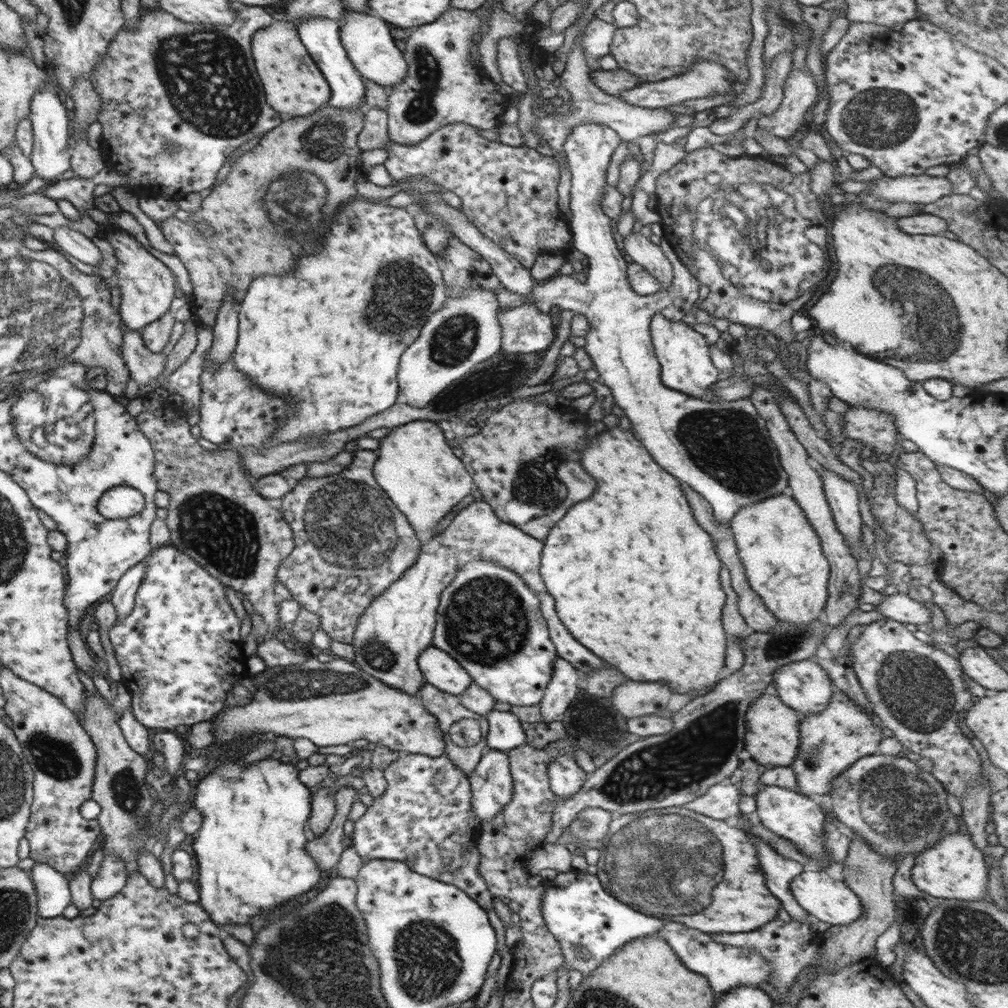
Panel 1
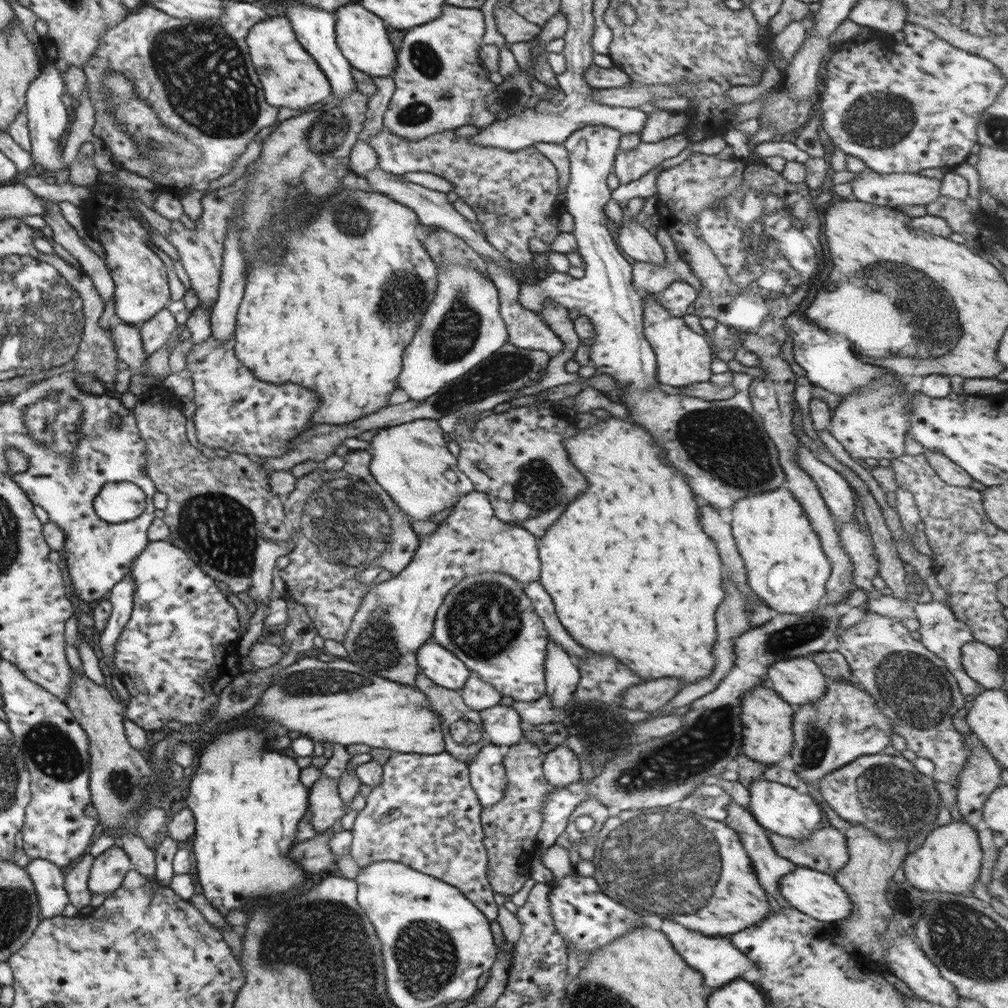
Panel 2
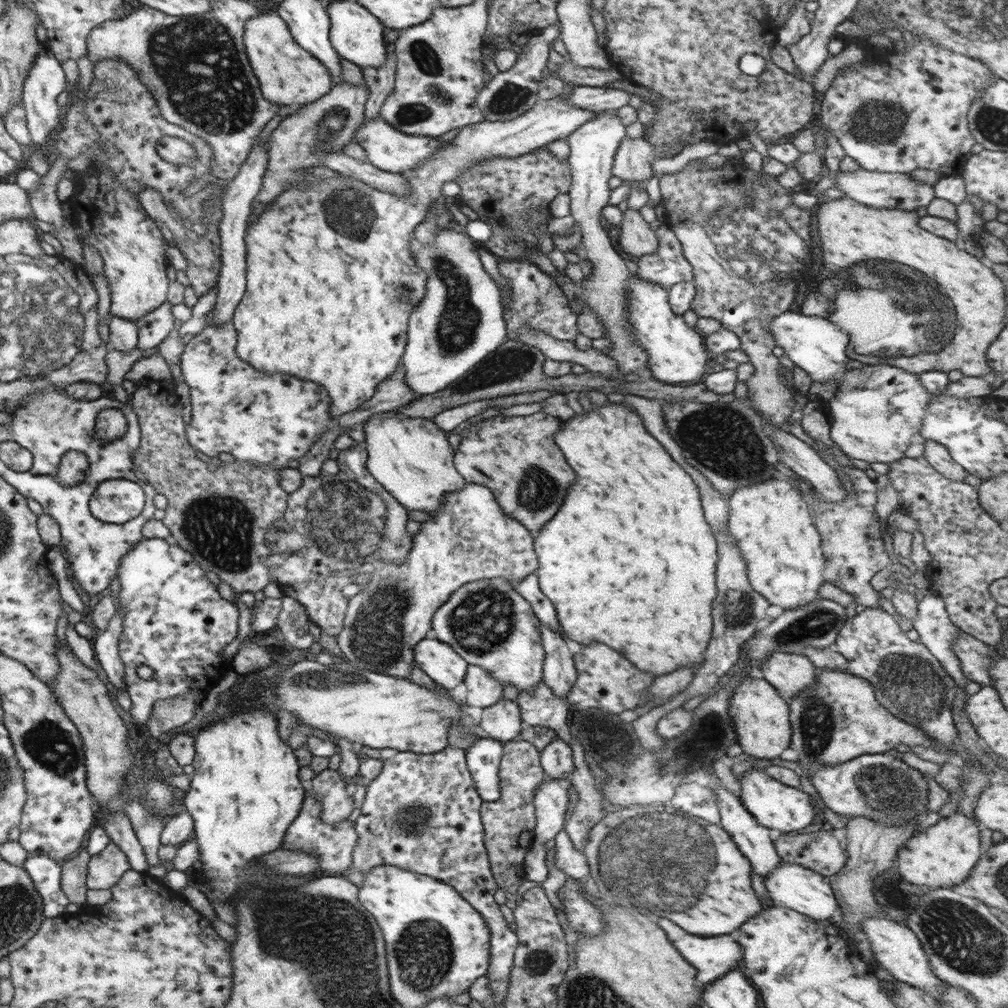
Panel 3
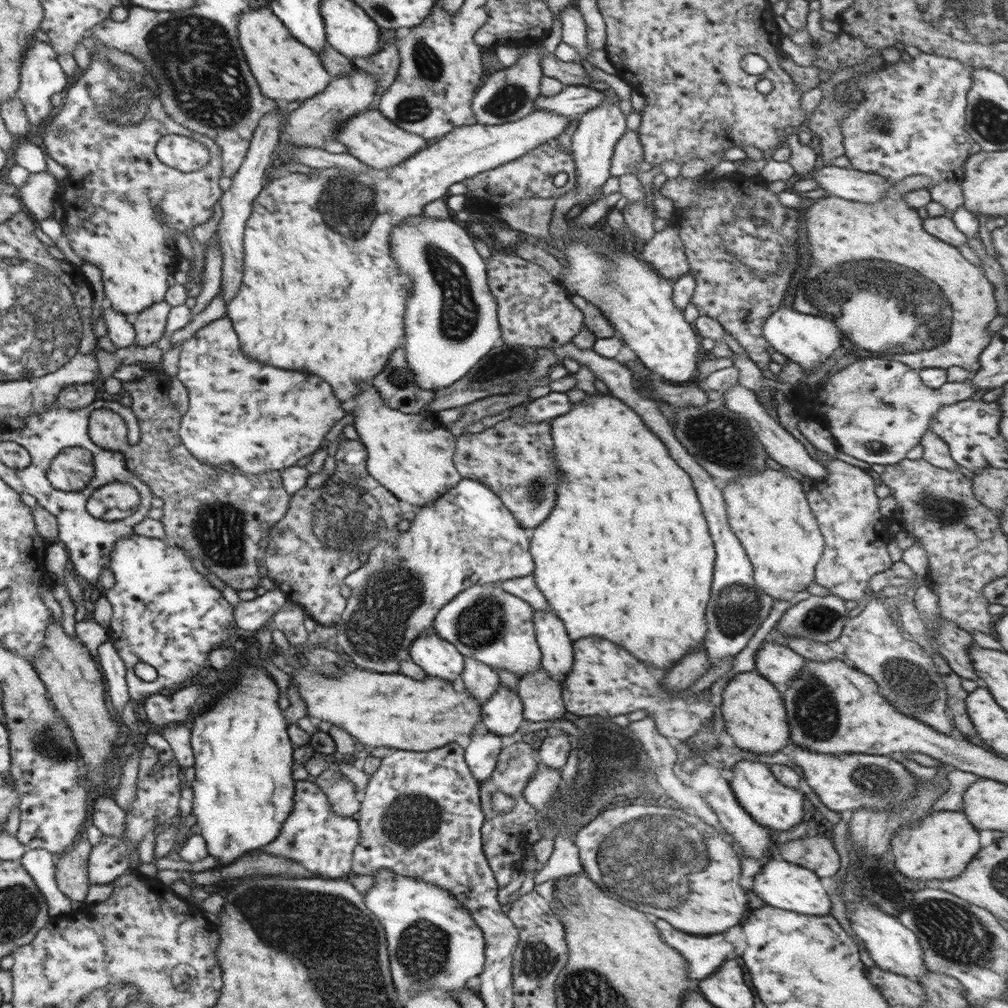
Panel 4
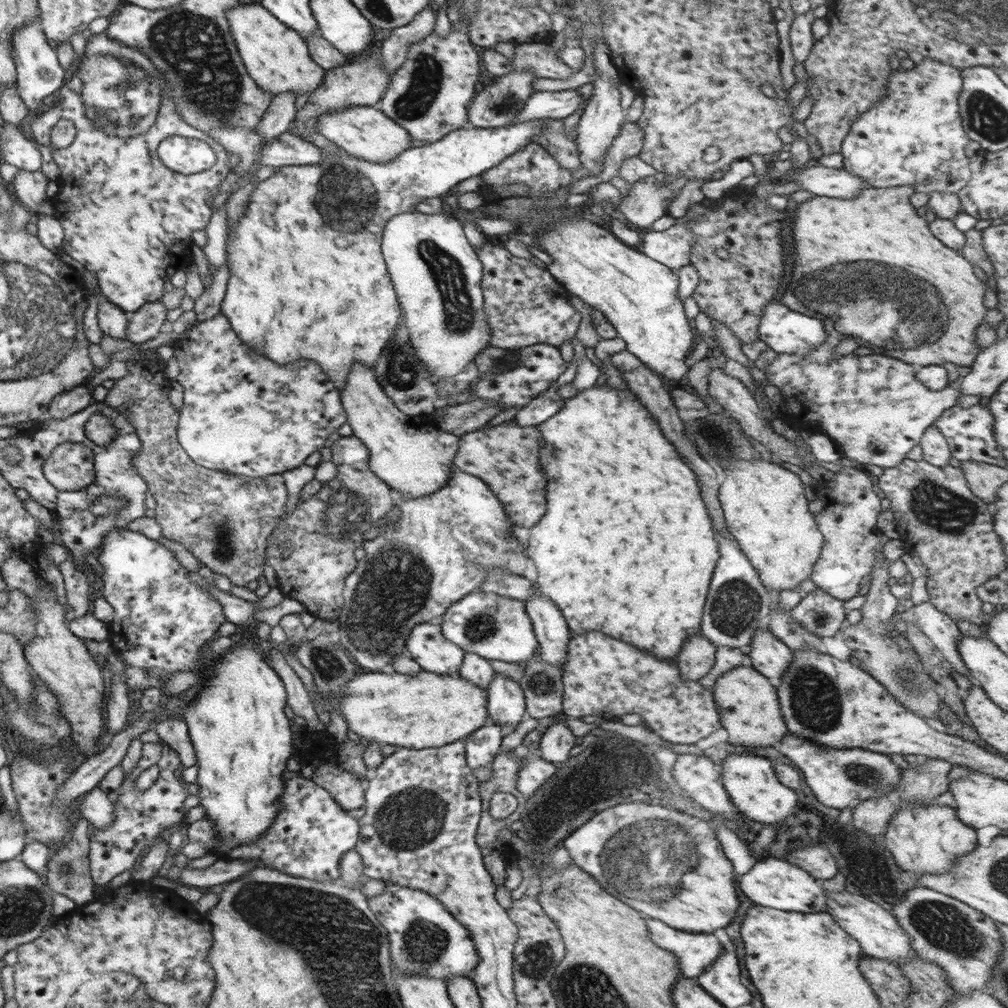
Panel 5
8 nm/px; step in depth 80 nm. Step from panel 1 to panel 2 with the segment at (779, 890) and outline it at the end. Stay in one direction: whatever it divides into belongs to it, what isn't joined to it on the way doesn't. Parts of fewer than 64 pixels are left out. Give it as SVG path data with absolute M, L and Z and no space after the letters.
M732 801L730 802L730 806L728 806L727 816L723 821L728 825L728 828L732 828L732 830L738 833L744 850L748 853L748 856L754 864L754 868L756 868L756 872L758 872L758 874L756 874L756 876L758 876L758 882L764 886L764 890L768 890L774 898L778 898L778 900L782 902L783 907L793 907L787 900L784 900L780 892L778 892L778 880L781 881L785 874L792 872L798 866L790 859L784 858L775 851L767 835L767 829L753 818L753 815L748 809L744 809Z

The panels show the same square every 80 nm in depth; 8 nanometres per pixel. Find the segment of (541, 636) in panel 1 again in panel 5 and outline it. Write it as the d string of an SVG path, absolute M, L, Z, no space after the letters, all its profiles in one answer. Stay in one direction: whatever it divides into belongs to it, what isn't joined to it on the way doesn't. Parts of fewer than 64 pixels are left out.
M474 590L452 604L442 617L441 629L445 639L462 647L465 653L474 653L486 661L528 664L538 651L538 641L524 601Z

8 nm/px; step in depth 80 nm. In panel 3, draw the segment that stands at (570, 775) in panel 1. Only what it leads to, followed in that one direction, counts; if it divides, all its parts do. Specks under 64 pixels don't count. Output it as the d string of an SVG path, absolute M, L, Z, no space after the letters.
M560 738L552 739L540 753L541 767L550 779L566 779L575 769L573 750Z

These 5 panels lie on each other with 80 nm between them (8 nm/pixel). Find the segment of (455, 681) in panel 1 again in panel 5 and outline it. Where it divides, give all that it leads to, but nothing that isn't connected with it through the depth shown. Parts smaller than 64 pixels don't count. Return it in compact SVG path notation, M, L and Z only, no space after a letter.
M416 624L406 641L406 653L423 670L456 675L465 656L462 647L445 639L441 624Z

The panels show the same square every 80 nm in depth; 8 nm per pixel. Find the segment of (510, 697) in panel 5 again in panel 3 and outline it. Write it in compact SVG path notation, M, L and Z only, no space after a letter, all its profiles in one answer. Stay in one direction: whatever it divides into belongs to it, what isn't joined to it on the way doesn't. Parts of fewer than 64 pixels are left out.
M502 696L497 703L482 711L480 727L490 738L500 742L513 741L521 733L521 712L517 701Z

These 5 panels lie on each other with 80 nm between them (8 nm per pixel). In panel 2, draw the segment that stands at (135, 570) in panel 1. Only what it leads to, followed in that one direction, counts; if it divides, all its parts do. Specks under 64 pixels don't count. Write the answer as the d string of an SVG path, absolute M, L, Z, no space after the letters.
M129 574L121 582L118 582L110 592L109 602L113 604L113 611L99 639L100 650L102 650L107 663L115 661L116 641L131 617L134 603L132 594L134 594L134 581Z

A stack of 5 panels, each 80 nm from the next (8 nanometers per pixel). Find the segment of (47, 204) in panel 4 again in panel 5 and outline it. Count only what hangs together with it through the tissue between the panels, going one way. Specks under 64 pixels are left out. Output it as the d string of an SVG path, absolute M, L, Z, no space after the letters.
M19 169L16 178L13 178L11 189L34 216L40 216L40 204L44 200L50 200L46 194L49 182L42 171L30 172Z

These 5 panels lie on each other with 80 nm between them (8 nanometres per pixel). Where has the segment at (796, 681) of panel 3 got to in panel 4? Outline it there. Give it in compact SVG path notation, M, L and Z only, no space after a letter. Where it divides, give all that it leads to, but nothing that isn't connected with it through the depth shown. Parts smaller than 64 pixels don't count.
M770 641L762 643L756 654L756 671L767 678L783 694L787 686L800 674L806 659L780 643Z

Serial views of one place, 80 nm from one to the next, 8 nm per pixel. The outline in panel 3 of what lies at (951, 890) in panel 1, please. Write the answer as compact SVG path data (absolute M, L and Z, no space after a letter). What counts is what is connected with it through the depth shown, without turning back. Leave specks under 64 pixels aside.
M953 813L950 816L937 817L933 824L926 825L920 832L914 832L898 851L896 862L902 878L918 886L934 886L934 889L950 889L954 885L962 884L982 854L977 823L974 818Z

